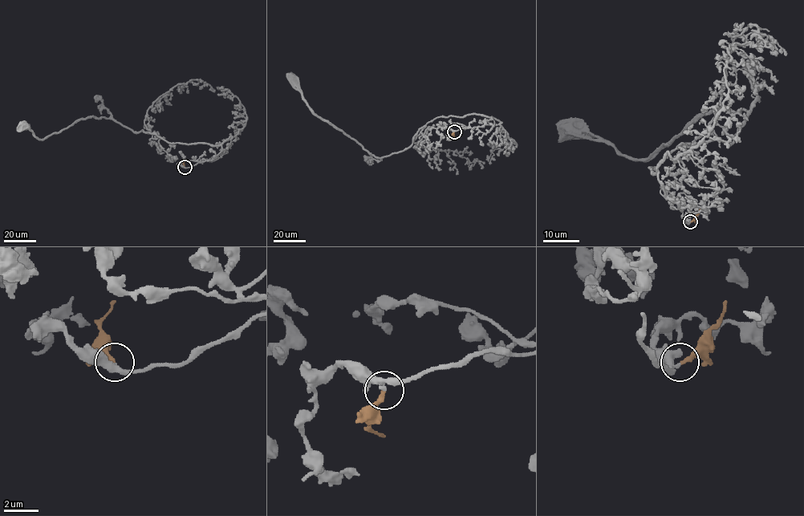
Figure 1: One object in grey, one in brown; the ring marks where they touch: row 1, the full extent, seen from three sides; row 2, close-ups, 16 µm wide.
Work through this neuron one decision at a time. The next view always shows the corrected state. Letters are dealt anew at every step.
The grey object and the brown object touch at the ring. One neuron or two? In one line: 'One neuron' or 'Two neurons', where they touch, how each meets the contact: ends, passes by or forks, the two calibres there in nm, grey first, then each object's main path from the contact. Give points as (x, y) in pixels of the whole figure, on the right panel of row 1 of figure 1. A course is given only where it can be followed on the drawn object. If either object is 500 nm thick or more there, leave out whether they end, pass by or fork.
One neuron. Place: (690, 221). At the ring grey passes by. At the ring brown ends. Thickness 280 nm (grey) against 240 nm. Course of grey: (690, 222), (650, 168), (688, 144), (730, 143), (749, 112), (704, 112), (645, 159), (621, 155), (569, 126). Course of brown: (690, 221), (700, 209)

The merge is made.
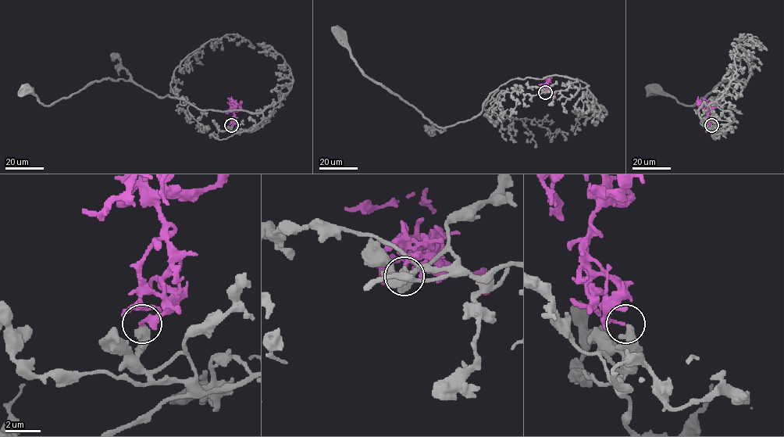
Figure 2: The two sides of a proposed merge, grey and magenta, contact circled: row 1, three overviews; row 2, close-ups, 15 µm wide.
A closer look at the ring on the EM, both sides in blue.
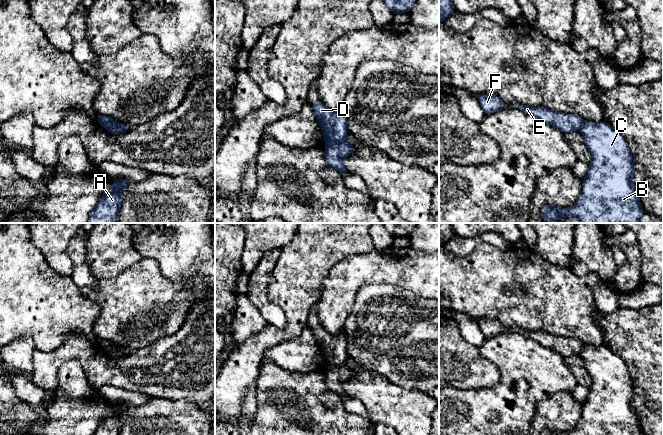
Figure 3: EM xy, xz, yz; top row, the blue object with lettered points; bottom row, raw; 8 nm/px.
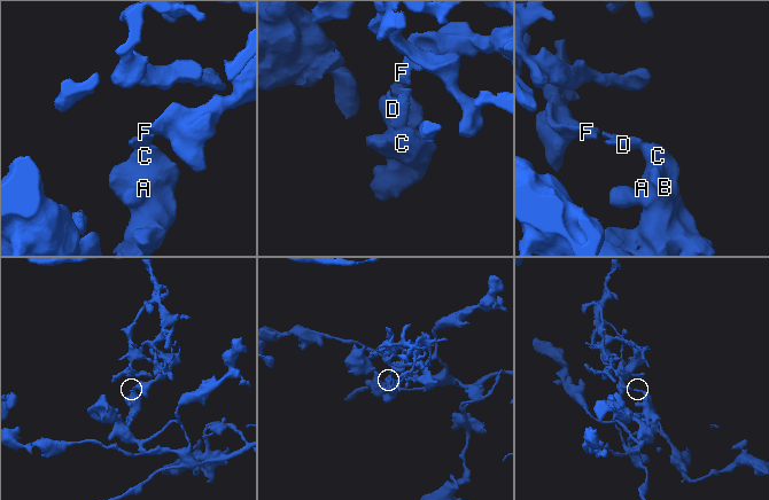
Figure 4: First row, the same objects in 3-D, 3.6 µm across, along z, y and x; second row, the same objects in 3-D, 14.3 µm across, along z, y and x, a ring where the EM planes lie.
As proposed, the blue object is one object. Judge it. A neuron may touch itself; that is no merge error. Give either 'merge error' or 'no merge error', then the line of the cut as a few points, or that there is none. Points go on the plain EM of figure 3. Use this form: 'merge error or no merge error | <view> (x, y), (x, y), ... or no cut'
no merge error | no cut

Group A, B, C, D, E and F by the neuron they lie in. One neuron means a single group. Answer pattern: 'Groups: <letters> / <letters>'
Groups: A B C D E F

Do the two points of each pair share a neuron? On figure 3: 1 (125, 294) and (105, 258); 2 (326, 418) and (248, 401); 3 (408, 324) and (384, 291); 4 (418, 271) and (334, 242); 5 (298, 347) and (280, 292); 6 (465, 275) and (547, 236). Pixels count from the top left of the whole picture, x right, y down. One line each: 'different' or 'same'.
1: different
2: different
3: same
4: different
5: different
6: different

